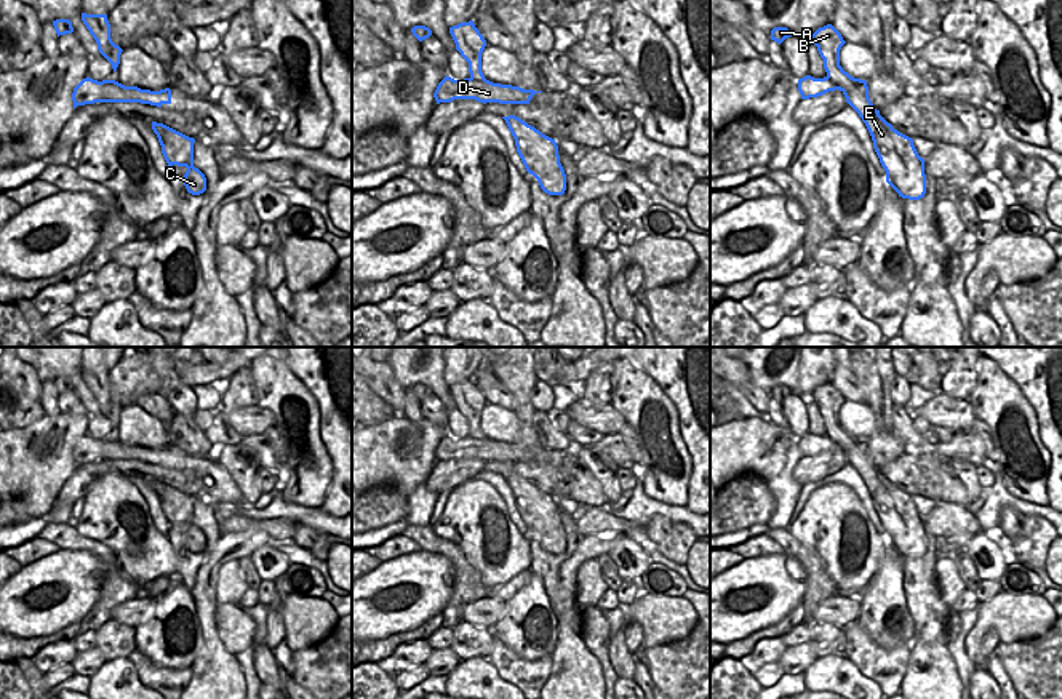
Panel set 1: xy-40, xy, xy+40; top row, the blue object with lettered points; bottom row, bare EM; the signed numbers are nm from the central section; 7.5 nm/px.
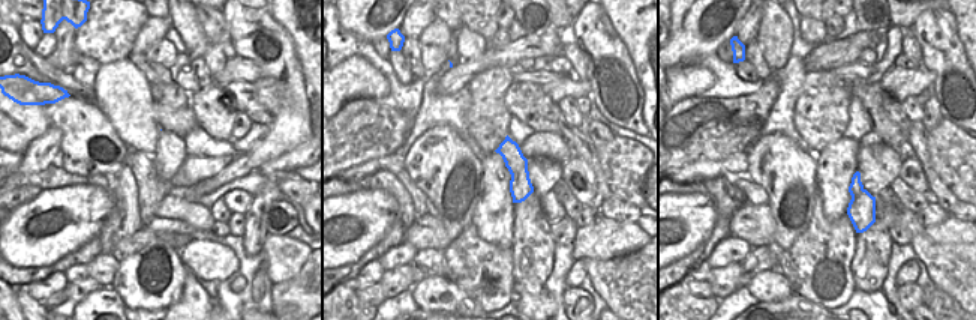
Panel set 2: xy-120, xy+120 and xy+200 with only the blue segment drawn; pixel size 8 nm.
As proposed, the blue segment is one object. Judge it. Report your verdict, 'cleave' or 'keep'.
cleave

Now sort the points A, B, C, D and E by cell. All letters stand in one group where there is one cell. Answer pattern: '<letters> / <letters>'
A B C E / D

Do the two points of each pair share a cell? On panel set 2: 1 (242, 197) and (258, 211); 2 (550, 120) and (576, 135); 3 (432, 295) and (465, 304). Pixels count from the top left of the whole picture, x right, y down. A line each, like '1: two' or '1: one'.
1: two
2: two
3: one

